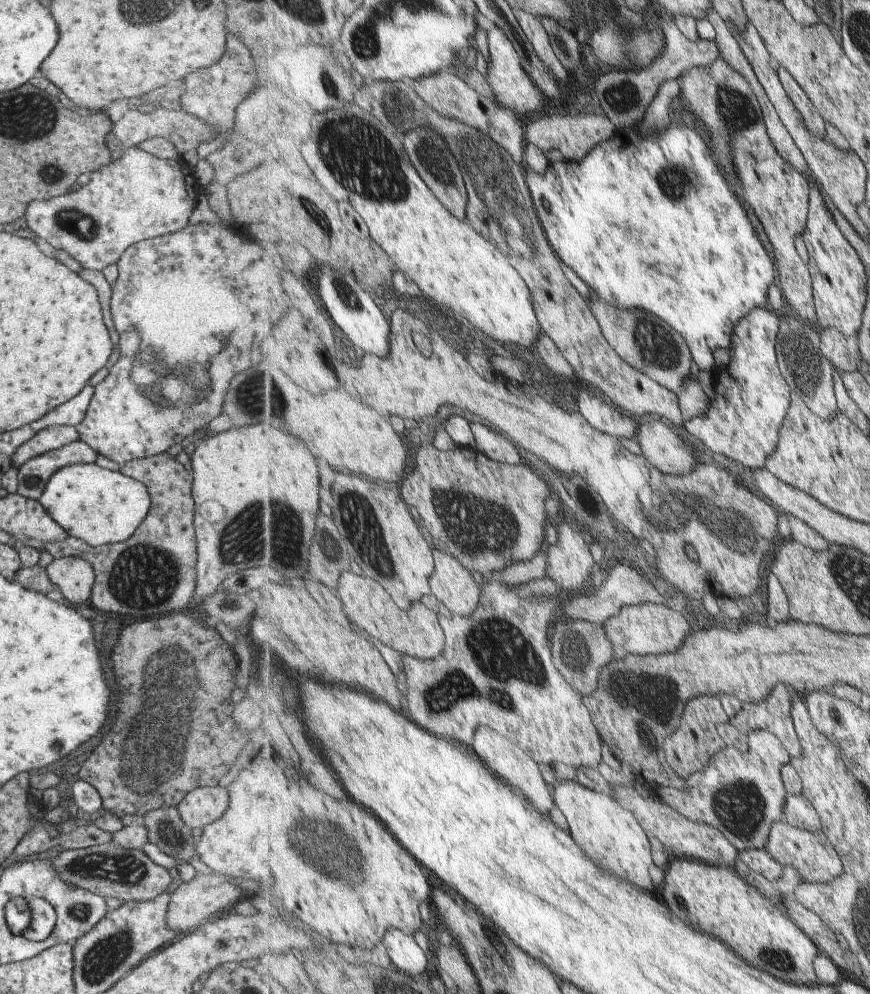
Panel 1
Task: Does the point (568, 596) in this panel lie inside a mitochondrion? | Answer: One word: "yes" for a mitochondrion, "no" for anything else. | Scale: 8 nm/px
no

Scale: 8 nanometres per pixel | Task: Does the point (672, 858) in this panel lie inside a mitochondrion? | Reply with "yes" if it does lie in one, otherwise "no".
no

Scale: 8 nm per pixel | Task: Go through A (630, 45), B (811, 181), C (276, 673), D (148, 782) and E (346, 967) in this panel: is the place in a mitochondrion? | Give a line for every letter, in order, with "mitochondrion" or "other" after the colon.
A: mitochondrion
B: other
C: other
D: mitochondrion
E: other

